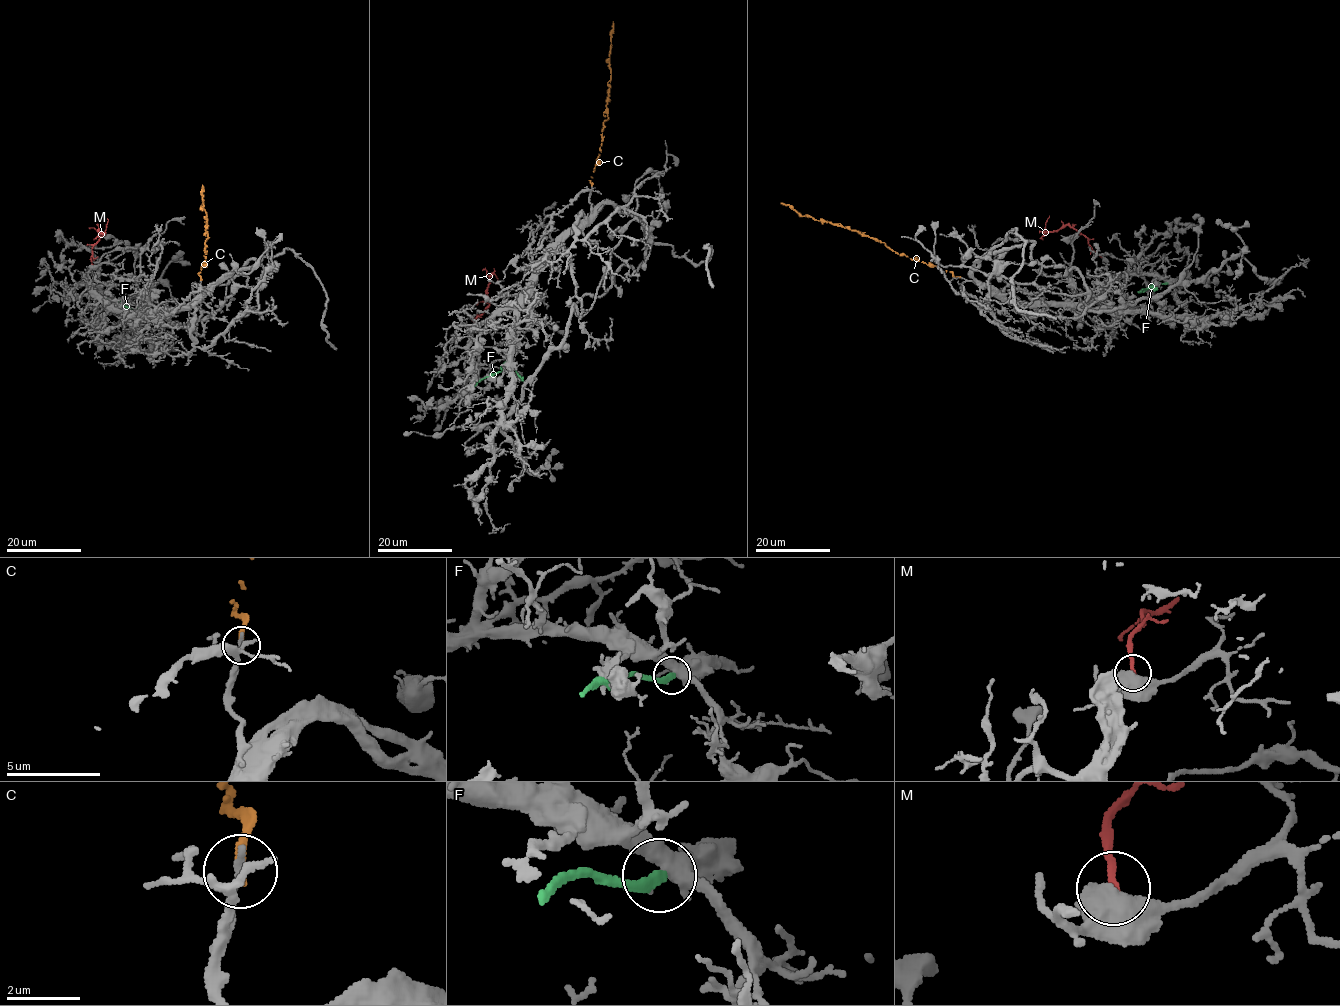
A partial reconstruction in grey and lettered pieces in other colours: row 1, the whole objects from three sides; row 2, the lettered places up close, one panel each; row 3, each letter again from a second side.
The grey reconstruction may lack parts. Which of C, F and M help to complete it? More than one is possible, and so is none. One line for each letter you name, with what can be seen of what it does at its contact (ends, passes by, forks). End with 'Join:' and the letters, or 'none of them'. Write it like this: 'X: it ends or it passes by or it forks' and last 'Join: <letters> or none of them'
Join: none of them

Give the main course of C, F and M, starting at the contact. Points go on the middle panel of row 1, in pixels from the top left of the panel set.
C: (591, 189), (604, 122), (608, 119), (613, 21)
F: (472, 388), (481, 379), (498, 373), (507, 361), (512, 363), (523, 381)
M: (474, 327), (477, 315), (489, 305), (489, 278), (493, 274), (497, 280)

